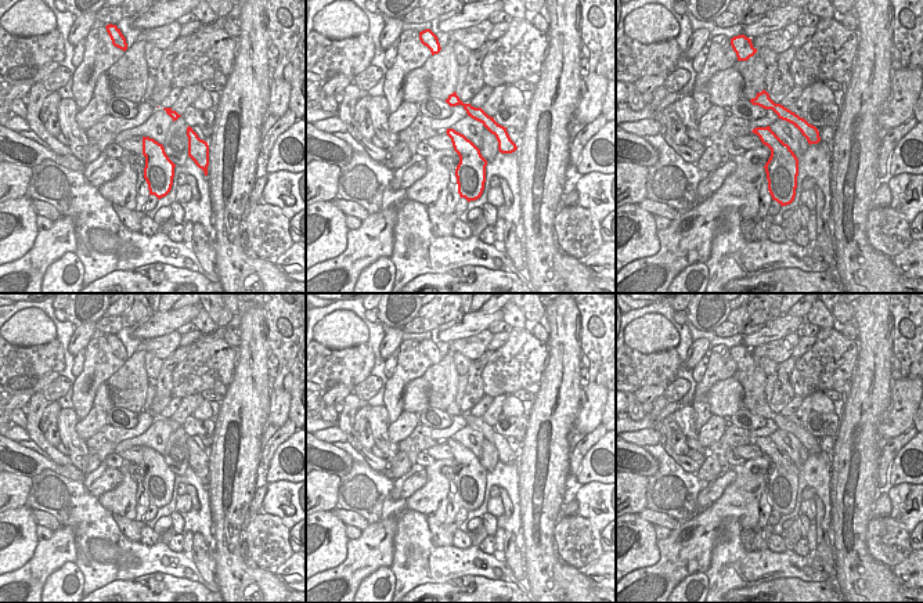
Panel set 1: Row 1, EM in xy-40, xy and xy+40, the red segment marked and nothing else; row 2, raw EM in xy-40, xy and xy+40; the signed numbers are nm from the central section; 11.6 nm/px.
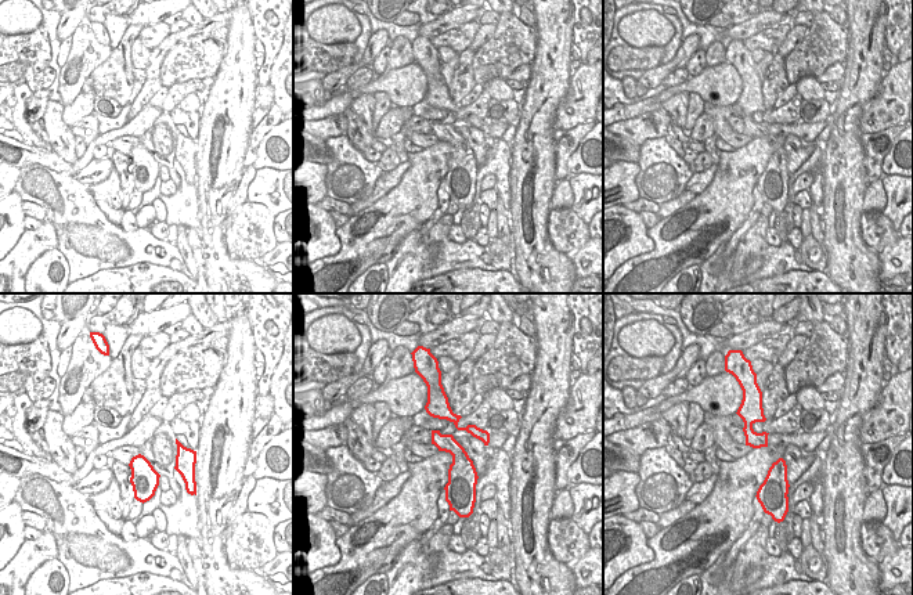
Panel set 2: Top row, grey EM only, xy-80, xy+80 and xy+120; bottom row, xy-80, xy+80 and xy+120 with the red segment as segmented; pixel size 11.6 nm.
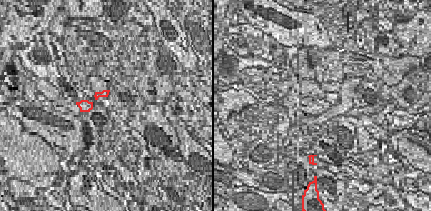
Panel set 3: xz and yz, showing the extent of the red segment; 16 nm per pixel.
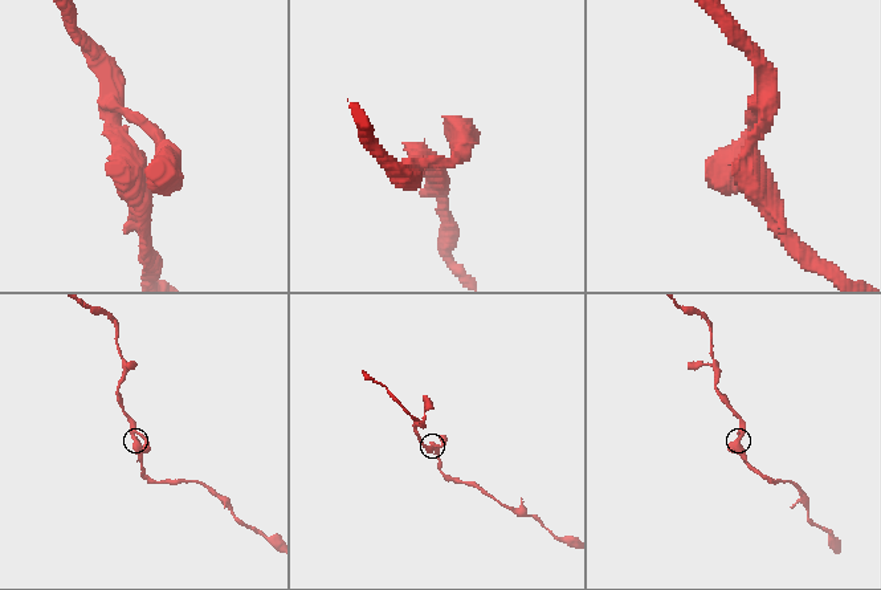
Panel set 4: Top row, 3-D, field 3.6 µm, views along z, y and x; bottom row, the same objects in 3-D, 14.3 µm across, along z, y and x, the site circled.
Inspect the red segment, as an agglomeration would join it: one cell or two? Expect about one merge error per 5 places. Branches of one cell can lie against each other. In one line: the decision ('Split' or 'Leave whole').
Leave whole

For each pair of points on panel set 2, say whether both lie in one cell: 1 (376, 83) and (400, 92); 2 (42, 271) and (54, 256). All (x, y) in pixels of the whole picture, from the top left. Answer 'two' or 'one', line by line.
1: one
2: one

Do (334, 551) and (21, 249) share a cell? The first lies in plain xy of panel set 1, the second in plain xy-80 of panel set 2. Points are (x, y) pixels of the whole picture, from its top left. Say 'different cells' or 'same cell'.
different cells

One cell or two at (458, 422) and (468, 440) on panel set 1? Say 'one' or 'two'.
two

